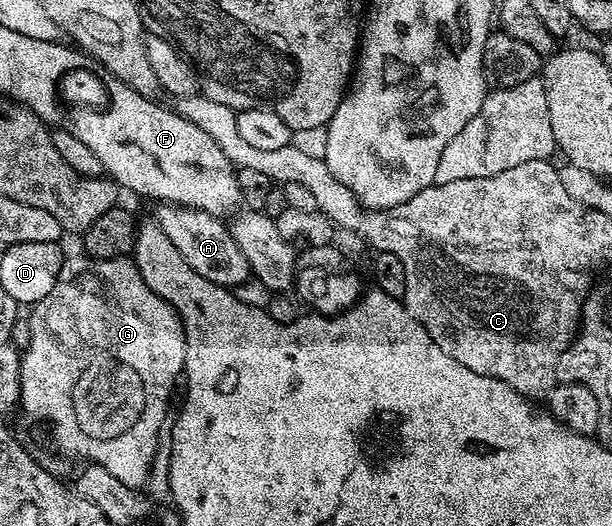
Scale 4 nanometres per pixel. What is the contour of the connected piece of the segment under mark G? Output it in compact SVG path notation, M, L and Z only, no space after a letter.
M78 255L79 257L68 256L64 260L59 281L30 310L31 313L31 342L21 353L19 363L19 374L21 375L21 395L19 403L22 412L27 412L35 421L48 421L51 424L51 433L55 436L55 441L71 457L84 457L84 462L93 465L103 465L113 479L121 479L131 489L142 490L143 484L147 481L147 476L151 473L151 464L155 461L155 456L159 453L159 436L164 436L167 421L167 408L171 405L171 392L175 389L175 380L182 378L185 373L185 351L187 350L187 336L183 330L183 320L179 318L168 301L161 299L141 279L135 262L131 259L120 259L117 261L102 261L96 257Z

